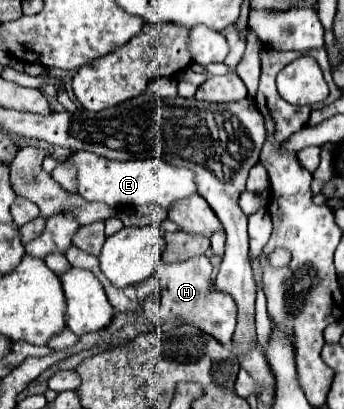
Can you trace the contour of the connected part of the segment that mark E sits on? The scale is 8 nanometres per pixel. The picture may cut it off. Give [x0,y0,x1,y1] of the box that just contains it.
[68,150,198,210]

